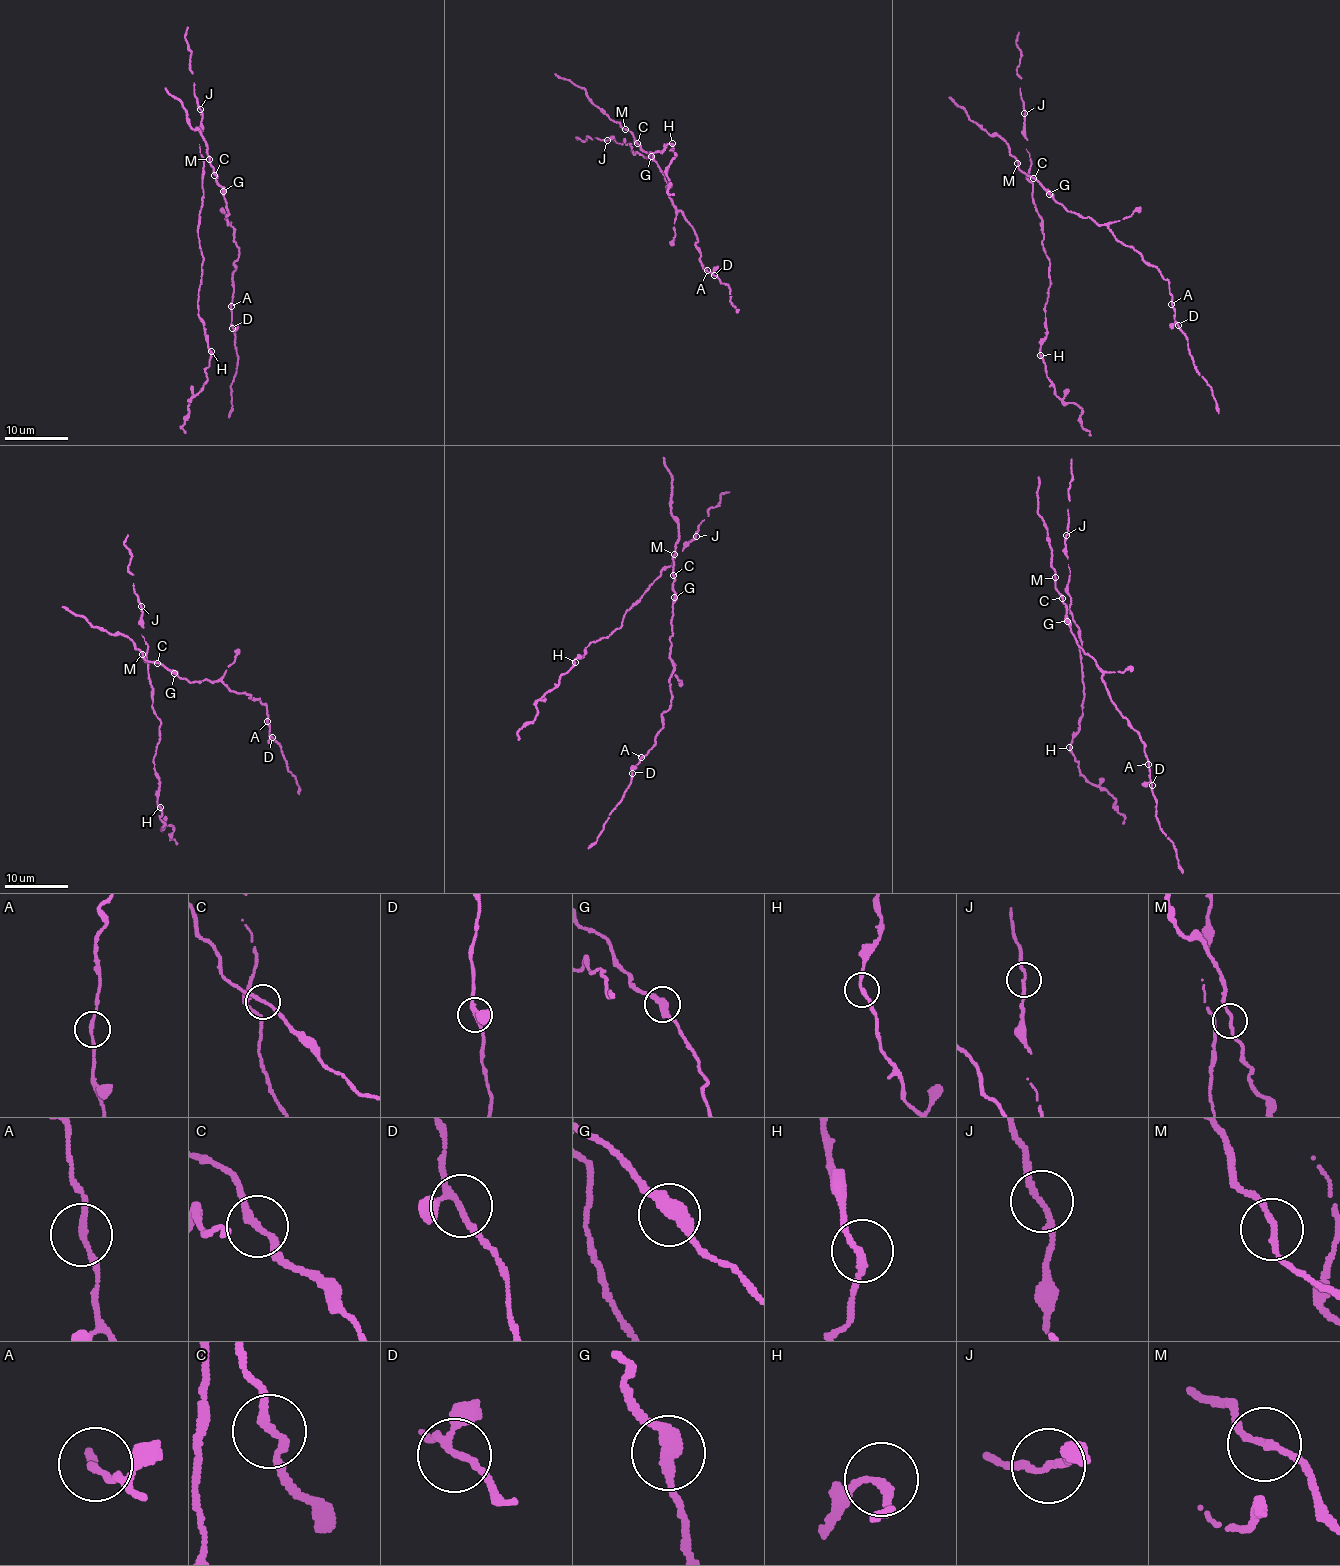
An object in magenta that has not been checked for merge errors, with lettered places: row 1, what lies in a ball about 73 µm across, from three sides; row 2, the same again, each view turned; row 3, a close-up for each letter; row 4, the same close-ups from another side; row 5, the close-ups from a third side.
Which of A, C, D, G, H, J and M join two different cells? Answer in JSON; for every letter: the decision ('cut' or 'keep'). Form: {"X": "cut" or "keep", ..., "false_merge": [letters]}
{"A": "keep", "C": "keep", "D": "keep", "G": "keep", "H": "keep", "J": "keep", "M": "keep", "false_merge": []}

